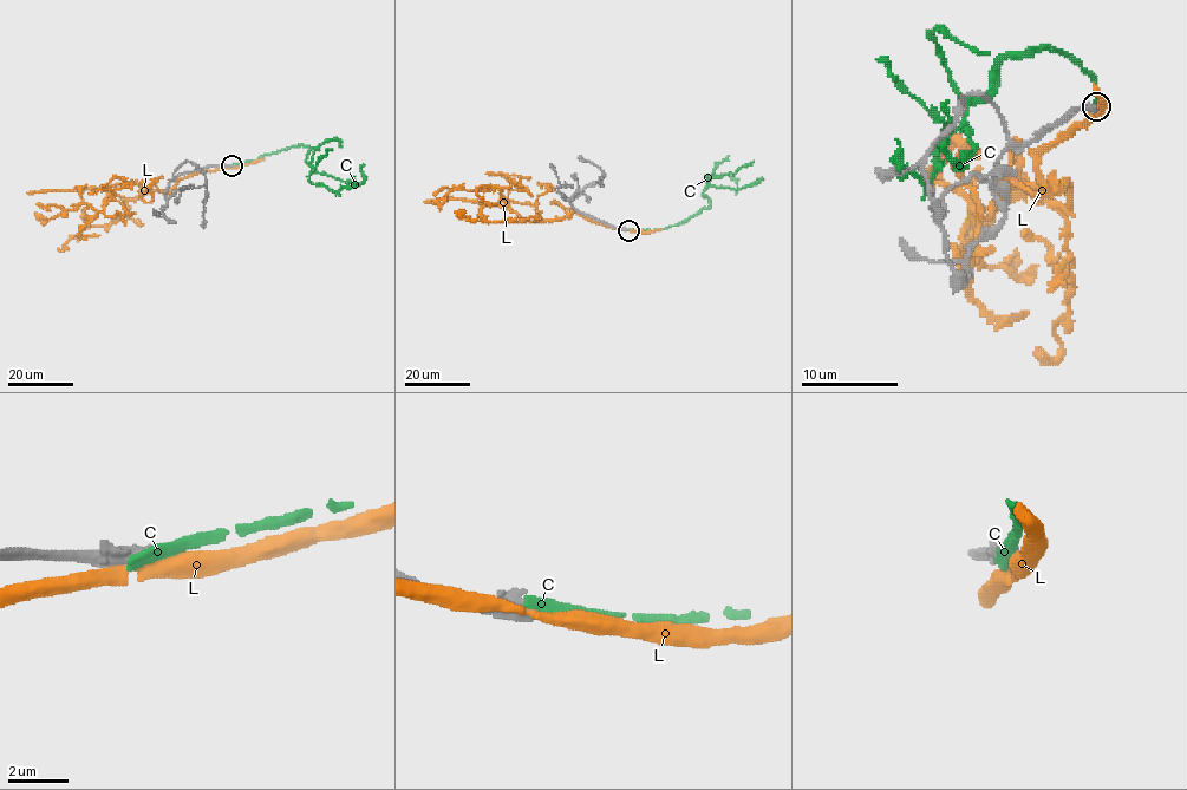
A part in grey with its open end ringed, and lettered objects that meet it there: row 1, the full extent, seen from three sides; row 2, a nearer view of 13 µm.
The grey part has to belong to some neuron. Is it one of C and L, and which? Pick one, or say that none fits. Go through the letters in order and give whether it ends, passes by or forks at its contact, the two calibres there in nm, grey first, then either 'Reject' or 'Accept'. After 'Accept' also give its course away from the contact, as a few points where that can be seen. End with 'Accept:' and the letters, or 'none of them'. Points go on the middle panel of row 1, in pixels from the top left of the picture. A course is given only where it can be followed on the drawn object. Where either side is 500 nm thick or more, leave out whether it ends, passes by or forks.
C: Thickness 550 nm (grey) against 440 nm. Reject
L: It passes by. Thickness 480 nm (grey) against 360 nm. Reject
Accept: none of them

